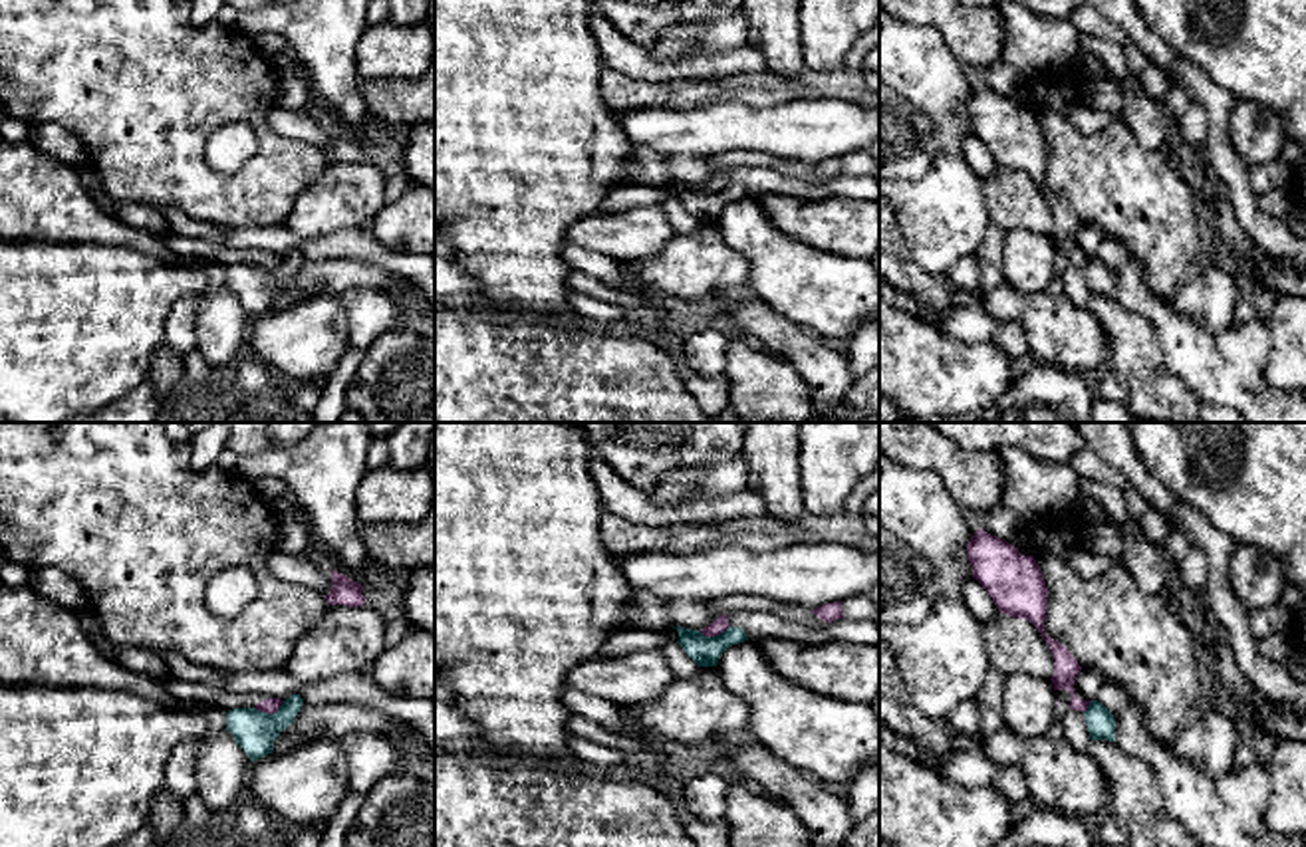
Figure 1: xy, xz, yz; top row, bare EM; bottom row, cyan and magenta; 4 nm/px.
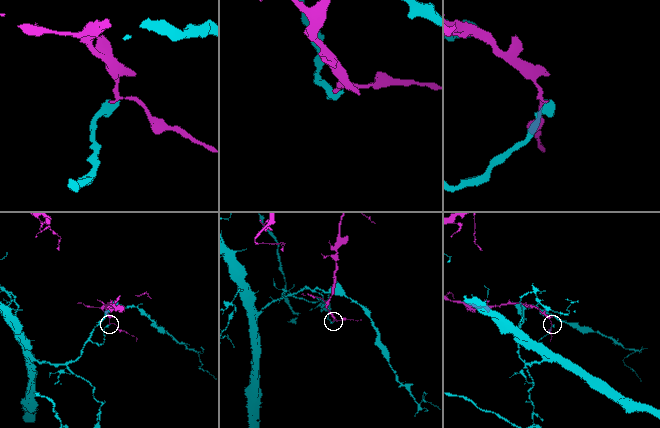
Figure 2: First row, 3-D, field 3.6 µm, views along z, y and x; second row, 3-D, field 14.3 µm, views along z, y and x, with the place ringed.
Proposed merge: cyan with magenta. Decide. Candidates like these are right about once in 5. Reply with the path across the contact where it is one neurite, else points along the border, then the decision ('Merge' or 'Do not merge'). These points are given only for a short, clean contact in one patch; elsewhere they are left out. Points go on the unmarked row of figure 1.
Do not merge

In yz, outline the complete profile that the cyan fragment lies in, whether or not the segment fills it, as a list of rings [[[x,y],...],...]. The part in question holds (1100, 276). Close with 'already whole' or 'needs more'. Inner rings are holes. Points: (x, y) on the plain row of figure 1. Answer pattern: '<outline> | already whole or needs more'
[[[1092,256],[1084,270],[1086,270],[1090,296],[1115,298],[1115,274],[1102,258]]] | already whole

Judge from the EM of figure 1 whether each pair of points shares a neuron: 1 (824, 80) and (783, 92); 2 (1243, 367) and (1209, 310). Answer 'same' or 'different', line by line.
1: same
2: different

